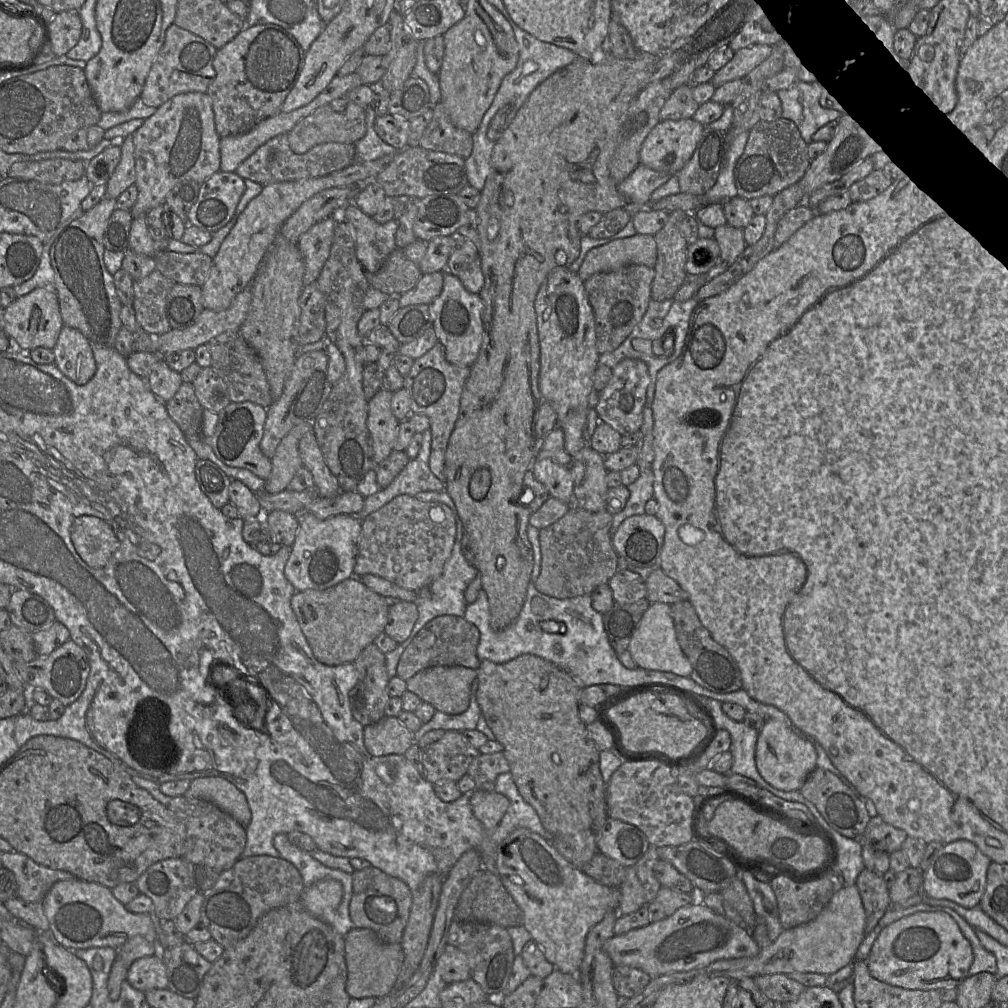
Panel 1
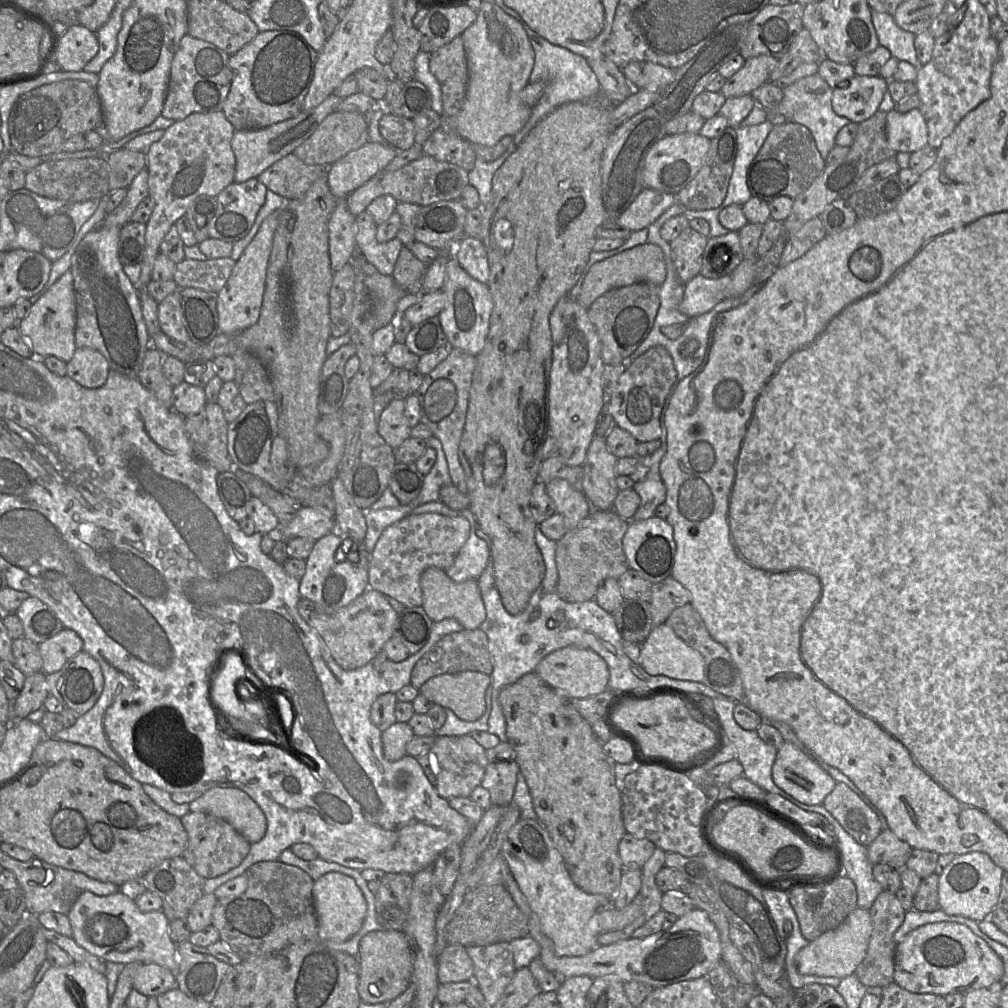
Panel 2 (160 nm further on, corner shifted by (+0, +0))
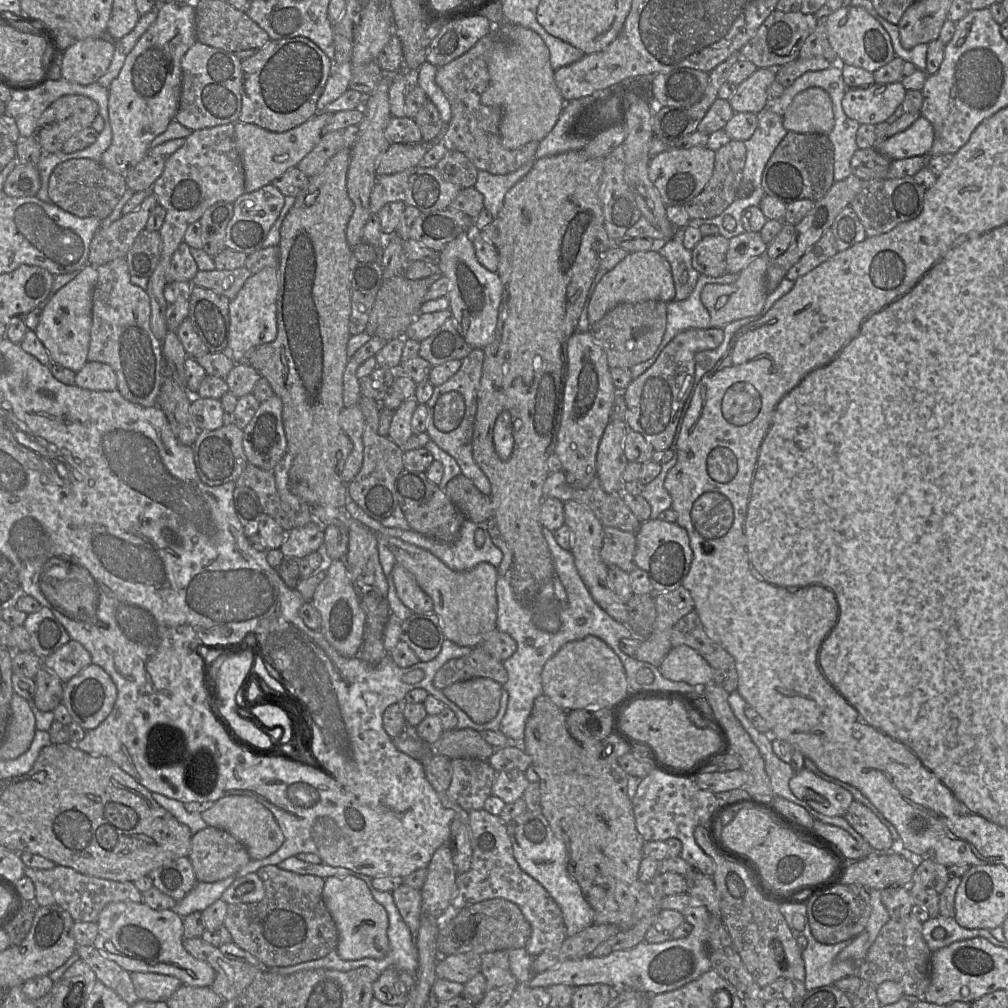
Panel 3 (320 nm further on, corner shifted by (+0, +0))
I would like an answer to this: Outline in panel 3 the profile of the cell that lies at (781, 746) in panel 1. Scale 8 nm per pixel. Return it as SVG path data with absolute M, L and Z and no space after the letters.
M806 768L796 771L789 787L797 798L827 816L844 816L854 801L849 791L820 778Z

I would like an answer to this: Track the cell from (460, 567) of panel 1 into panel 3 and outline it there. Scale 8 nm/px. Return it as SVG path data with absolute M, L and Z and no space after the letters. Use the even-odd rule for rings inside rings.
M346 487L346 503L345 507L352 518L361 522L364 526L372 530L374 533L388 535L391 537L402 539L410 544L422 547L430 551L433 555L444 562L449 568L456 571L465 571L474 568L479 563L490 563L495 567L498 567L503 559L502 551L493 543L487 528L487 522L473 522L466 519L461 527L458 537L450 543L436 542L412 529L402 530L399 528L385 527L381 522L370 517L353 499L347 495ZM480 529L485 534L484 544L479 547L475 543L475 534Z

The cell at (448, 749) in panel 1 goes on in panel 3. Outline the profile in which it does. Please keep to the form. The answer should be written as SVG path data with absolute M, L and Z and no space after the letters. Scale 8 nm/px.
M469 758L453 759L451 766L452 779L446 790L449 798L466 811L483 809L486 799L492 795L497 771L488 761Z

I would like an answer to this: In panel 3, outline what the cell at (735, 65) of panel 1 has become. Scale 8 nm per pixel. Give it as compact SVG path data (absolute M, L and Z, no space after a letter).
M758 68L752 75L737 85L736 92L728 100L734 112L759 114L767 108L767 89L775 80L772 68Z

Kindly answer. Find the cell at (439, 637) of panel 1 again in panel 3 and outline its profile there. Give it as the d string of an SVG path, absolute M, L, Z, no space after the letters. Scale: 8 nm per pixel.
M480 645L461 658L449 660L435 674L434 686L442 690L451 684L472 678L490 678L502 686L508 680L508 674L502 662L489 655Z

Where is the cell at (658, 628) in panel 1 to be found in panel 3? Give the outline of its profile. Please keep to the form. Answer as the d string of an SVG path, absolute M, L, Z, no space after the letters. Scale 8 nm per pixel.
M687 645L672 647L658 668L666 679L695 687L704 687L714 682L712 667L695 649Z

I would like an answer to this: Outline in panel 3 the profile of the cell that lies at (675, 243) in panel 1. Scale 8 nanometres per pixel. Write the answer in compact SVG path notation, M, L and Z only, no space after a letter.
M722 235L704 236L691 250L692 265L700 273L710 277L725 275L729 239Z

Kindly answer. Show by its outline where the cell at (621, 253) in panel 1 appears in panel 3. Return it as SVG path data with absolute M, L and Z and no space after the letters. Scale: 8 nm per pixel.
M657 251L630 252L613 269L607 271L589 297L587 313L590 326L621 303L649 300L670 302L675 298L675 286L669 262Z

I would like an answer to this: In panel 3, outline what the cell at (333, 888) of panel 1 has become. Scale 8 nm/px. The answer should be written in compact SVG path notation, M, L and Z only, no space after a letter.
M351 876L326 878L323 900L338 930L339 941L335 952L341 959L380 960L388 955L390 951L387 935L388 915L384 907L375 901L364 881Z

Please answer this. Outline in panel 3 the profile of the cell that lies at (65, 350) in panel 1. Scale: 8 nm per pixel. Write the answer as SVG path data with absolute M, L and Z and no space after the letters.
M87 361L83 368L76 372L74 385L91 391L118 390L115 371L110 365L97 361Z

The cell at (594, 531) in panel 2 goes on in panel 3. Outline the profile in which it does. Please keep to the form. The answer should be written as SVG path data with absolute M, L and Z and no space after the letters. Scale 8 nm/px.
M604 527L601 557L607 566L618 566L630 573L636 569L636 535L613 527Z

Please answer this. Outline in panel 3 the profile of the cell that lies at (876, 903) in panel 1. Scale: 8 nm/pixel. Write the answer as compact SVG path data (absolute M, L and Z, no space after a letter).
M913 915L890 919L880 930L865 959L858 964L856 975L875 986L885 981L898 983L904 995L922 997L931 981L931 957L922 935L922 923Z

